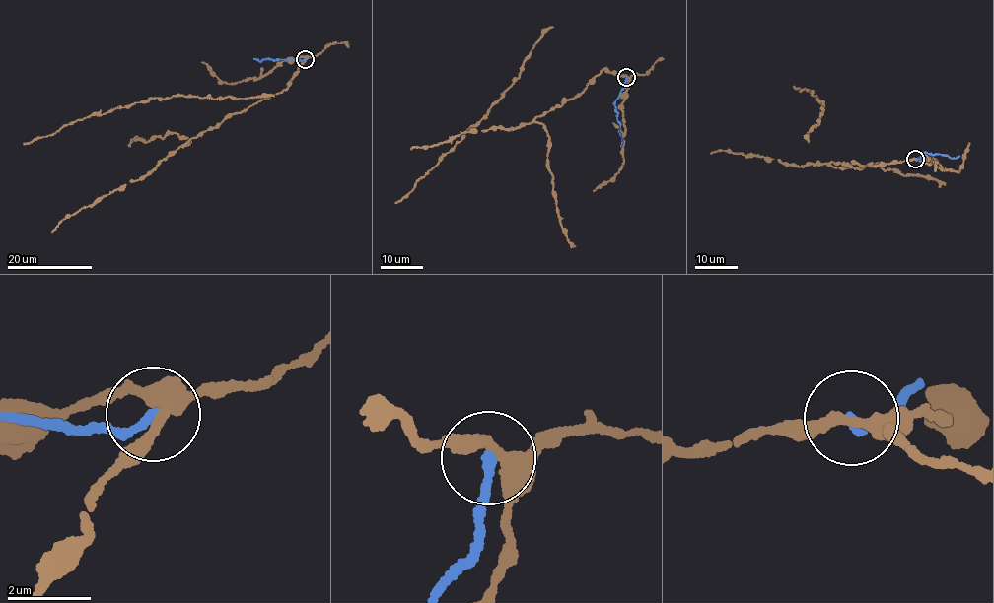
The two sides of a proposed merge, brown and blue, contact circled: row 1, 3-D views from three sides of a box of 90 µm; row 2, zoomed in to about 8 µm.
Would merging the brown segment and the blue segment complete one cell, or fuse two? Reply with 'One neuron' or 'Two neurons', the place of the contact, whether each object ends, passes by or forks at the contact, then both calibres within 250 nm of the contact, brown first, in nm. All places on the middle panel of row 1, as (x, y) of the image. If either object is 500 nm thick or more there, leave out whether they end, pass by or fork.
Two neurons. Place: (626, 77). At the ring brown passes by. At the ring blue ends. Thickness 320 nm (brown) against 240 nm

